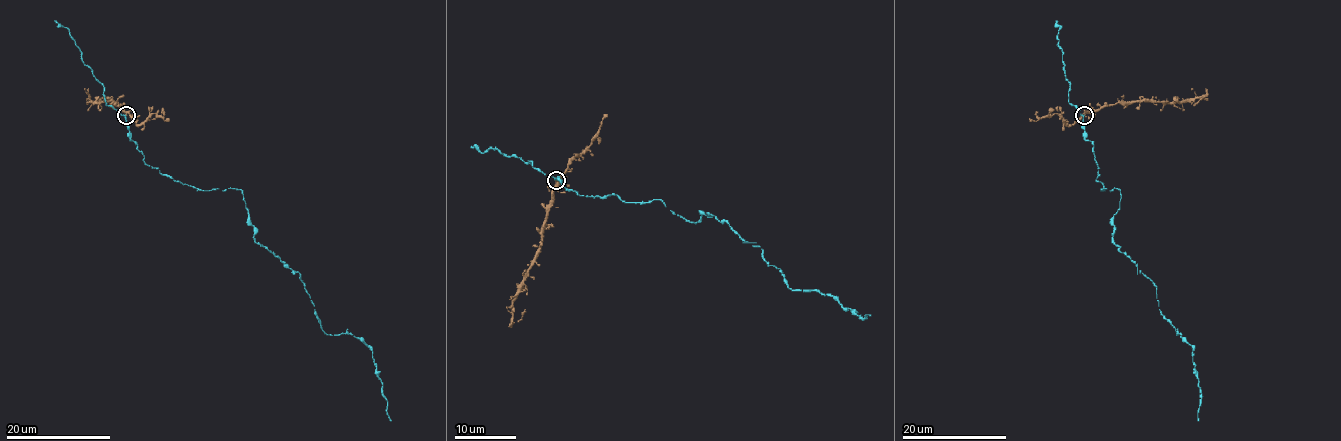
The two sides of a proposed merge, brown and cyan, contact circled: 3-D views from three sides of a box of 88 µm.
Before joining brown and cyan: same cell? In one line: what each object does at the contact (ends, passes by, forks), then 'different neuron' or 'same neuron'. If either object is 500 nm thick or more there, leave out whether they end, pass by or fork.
brown ends there; cyan ends there; different neuron

